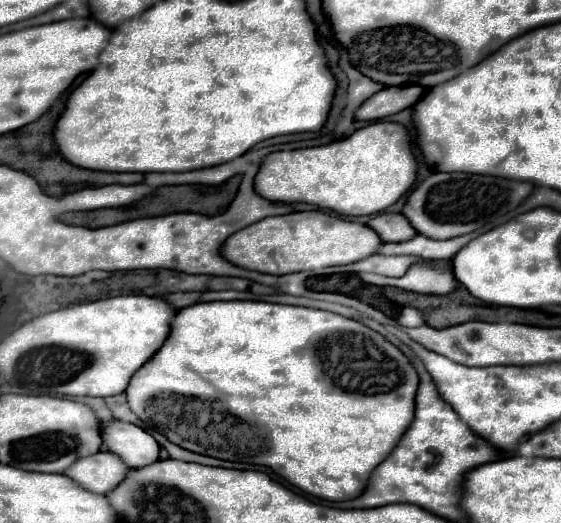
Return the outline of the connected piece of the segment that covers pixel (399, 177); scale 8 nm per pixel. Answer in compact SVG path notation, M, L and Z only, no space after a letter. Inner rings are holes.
M373 122L351 136L315 148L301 150L281 150L271 152L259 166L255 176L255 192L271 202L305 202L319 206L323 210L333 210L343 216L369 216L383 212L387 206L395 204L415 182L417 160L409 146L409 132L405 126L395 122Z

